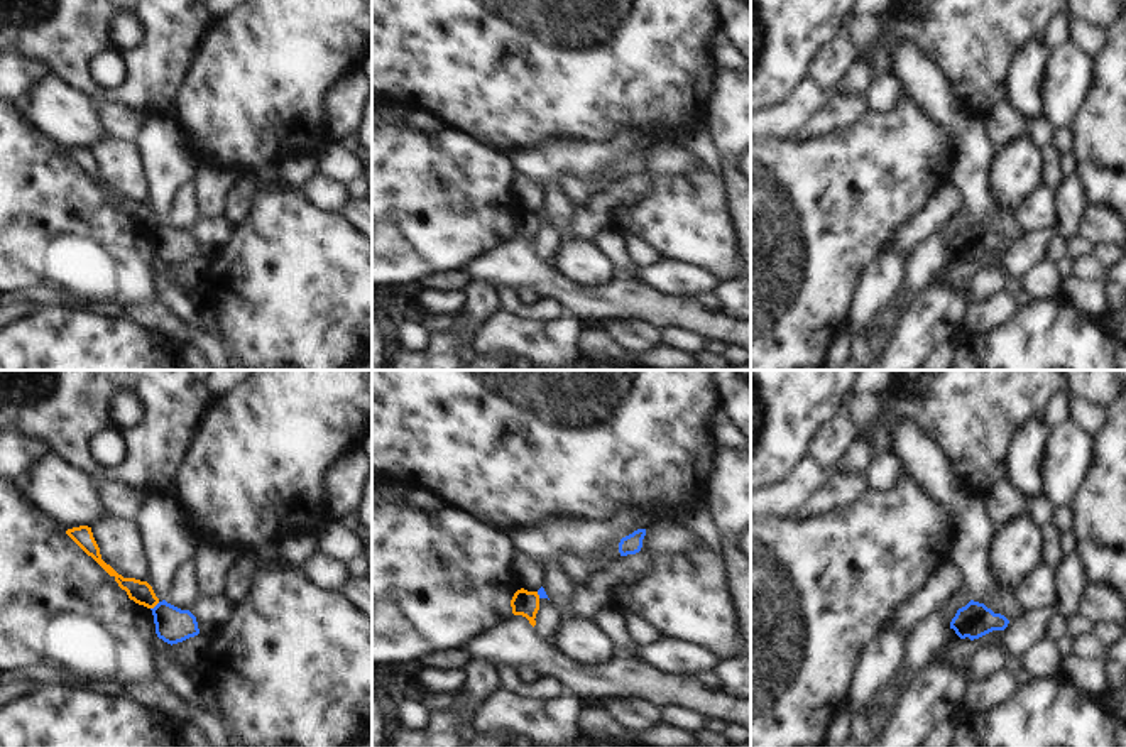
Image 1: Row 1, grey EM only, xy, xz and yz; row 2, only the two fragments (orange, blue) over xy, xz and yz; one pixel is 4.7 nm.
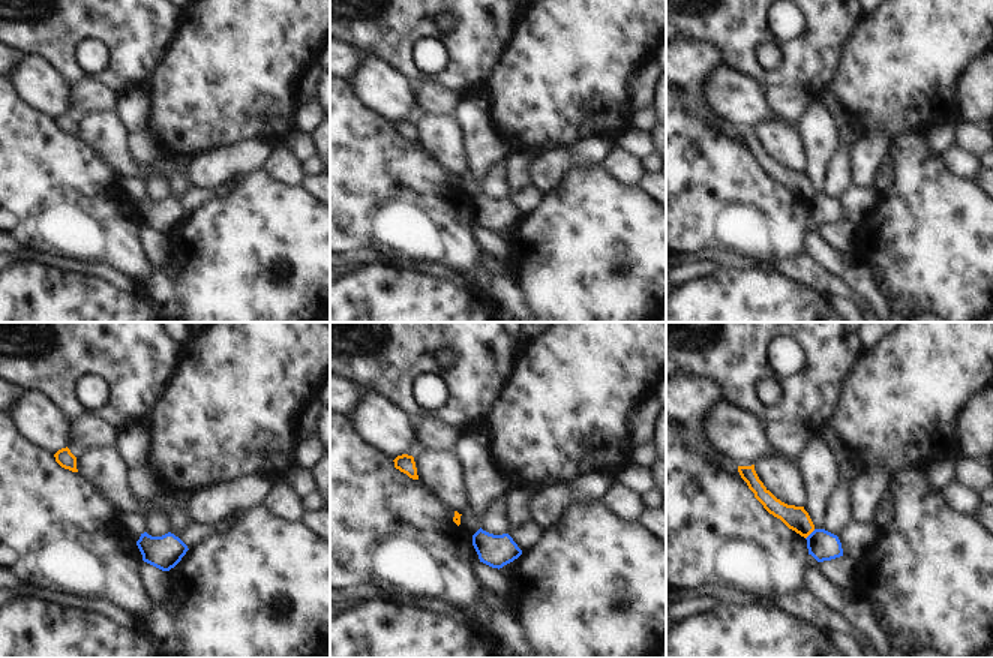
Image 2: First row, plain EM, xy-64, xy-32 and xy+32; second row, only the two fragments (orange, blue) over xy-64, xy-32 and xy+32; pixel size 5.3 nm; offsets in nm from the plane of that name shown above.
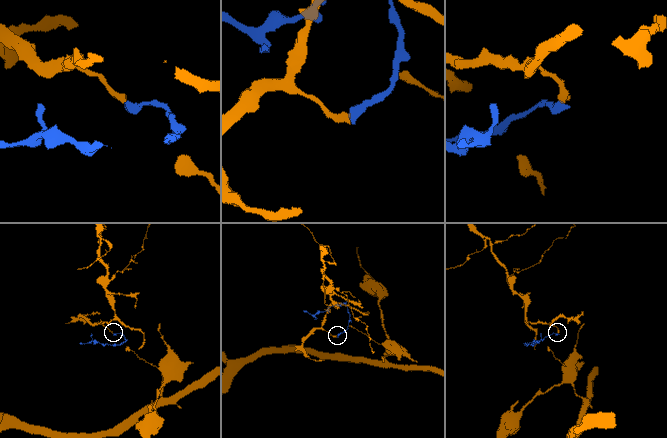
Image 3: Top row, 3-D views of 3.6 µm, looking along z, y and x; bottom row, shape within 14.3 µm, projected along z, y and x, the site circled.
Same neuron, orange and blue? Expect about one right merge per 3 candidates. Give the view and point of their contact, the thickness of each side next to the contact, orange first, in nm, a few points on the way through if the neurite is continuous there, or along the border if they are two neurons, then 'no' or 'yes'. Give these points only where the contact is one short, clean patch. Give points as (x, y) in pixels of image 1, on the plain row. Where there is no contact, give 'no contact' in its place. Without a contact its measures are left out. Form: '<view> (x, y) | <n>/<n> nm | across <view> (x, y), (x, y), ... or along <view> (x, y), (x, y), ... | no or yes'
xy (154, 227) | 110/170 nm | along xy (159, 223), (151, 230) | no

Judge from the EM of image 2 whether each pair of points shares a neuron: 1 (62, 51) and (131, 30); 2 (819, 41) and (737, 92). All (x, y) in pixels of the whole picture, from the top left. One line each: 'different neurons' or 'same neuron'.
1: same neuron
2: different neurons

